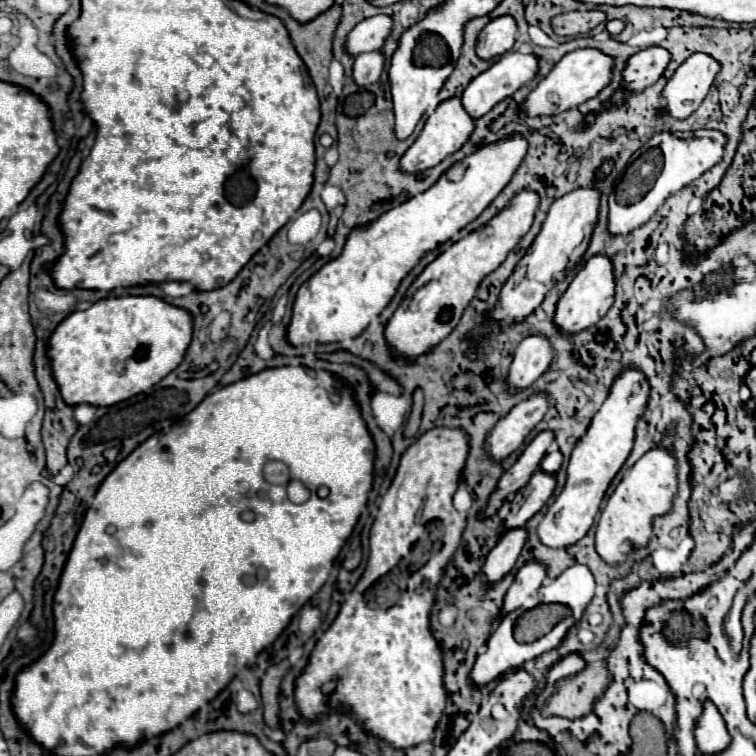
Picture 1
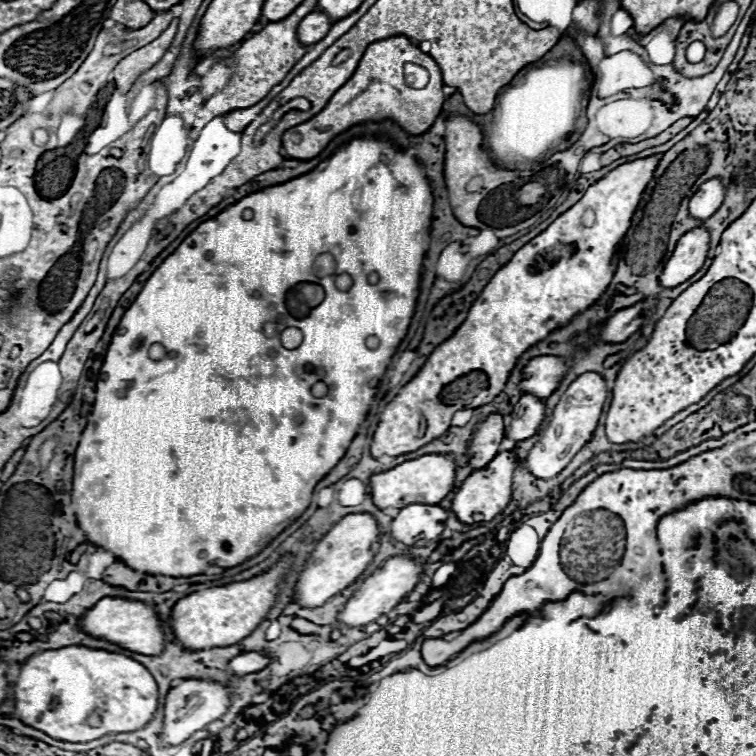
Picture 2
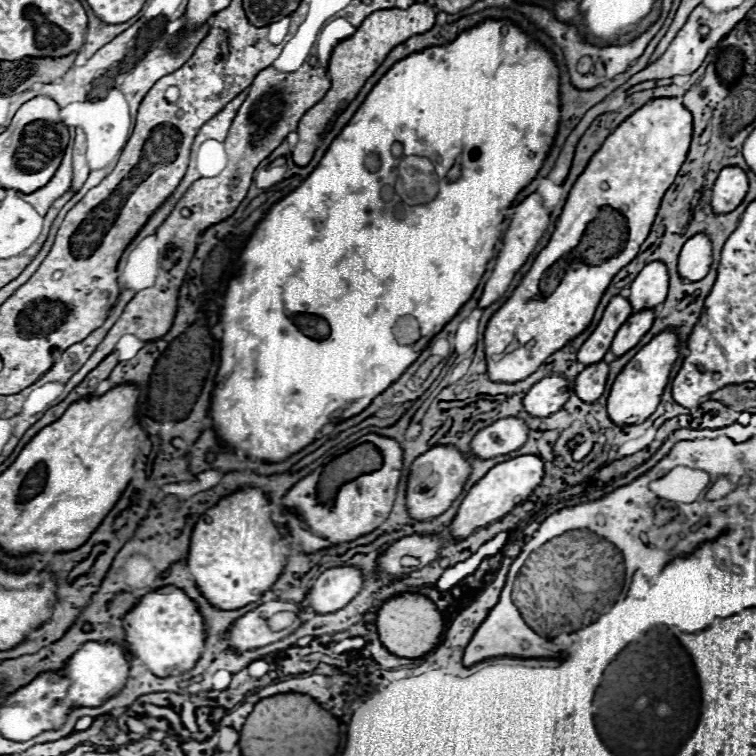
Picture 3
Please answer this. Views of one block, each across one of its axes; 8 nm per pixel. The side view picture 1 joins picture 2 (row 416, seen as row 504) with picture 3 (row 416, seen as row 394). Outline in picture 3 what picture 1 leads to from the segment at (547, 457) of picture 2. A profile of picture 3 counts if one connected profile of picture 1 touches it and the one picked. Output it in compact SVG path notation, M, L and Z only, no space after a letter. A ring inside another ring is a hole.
M666 330L658 334L650 344L646 344L618 374L618 378L612 384L610 396L608 396L608 416L616 426L630 426L644 422L658 406L660 396L668 384L668 376L672 370L672 364L678 356L678 338L674 332Z

